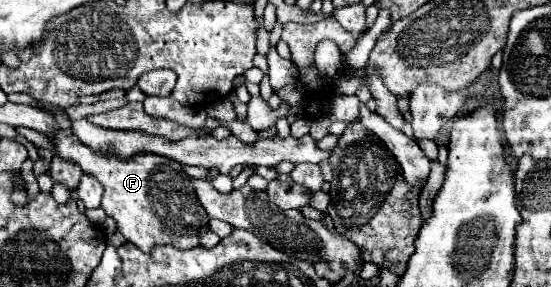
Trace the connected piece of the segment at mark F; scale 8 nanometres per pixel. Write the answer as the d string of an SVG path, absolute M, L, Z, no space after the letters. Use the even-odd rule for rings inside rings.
M60 133L54 143L60 157L76 161L84 173L92 173L102 183L102 209L116 221L124 239L138 245L140 251L152 253L156 245L164 243L182 251L200 245L200 235L204 229L208 231L210 217L192 189L192 177L184 173L178 161L152 153L140 153L140 157L132 157L132 161L120 161L116 157L108 157L106 153L92 153L92 149L80 145L72 133Z

